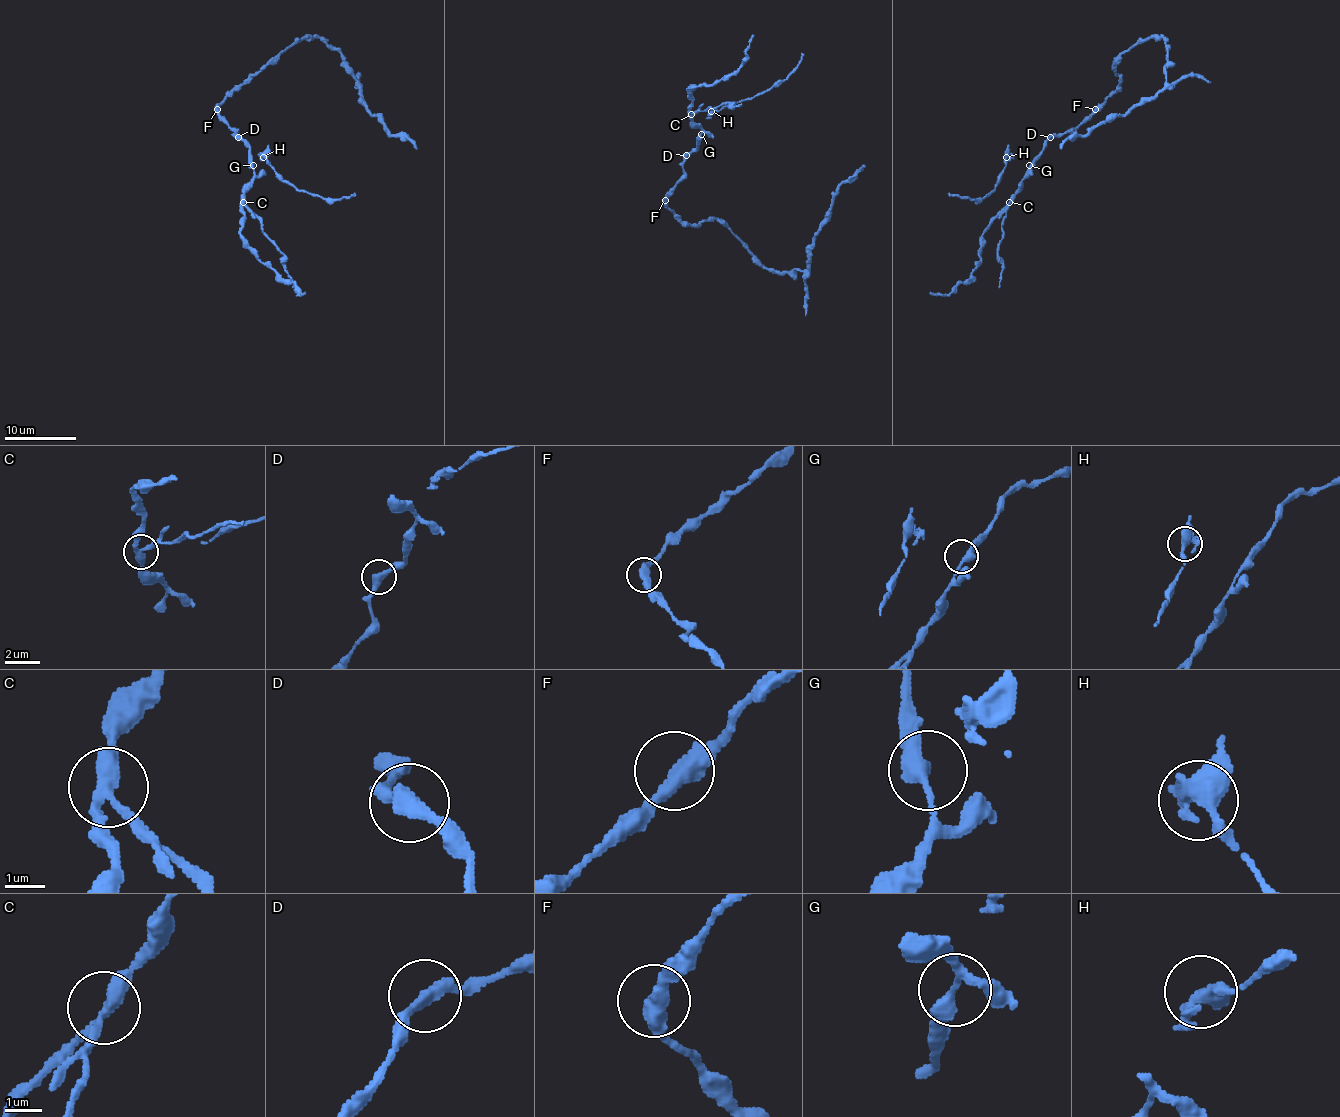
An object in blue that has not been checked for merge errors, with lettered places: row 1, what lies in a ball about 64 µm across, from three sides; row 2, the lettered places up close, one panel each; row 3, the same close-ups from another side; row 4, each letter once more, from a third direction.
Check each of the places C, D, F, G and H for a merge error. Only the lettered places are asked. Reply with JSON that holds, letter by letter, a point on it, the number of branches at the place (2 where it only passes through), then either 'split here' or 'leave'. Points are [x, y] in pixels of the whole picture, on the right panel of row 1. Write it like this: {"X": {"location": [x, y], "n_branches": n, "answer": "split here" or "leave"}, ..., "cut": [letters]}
{"C": {"location": [1009, 202], "n_branches": 3, "answer": "split here"}, "D": {"location": [1050, 137], "n_branches": 2, "answer": "leave"}, "F": {"location": [1095, 109], "n_branches": 2, "answer": "leave"}, "G": {"location": [1029, 165], "n_branches": 2, "answer": "leave"}, "H": {"location": [1006, 157], "n_branches": 4, "answer": "leave"}, "cut": ["C"]}

